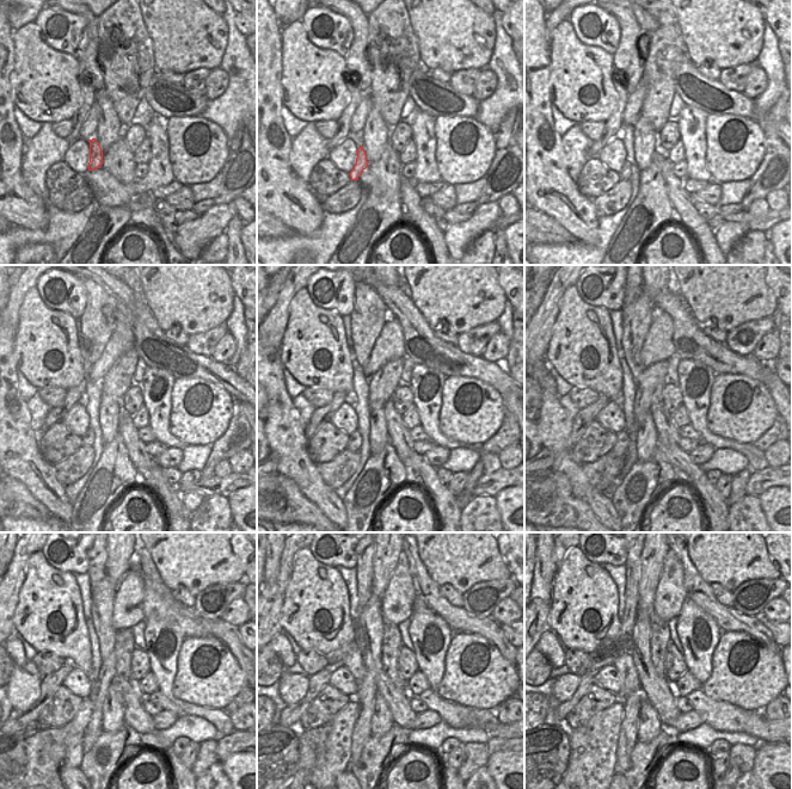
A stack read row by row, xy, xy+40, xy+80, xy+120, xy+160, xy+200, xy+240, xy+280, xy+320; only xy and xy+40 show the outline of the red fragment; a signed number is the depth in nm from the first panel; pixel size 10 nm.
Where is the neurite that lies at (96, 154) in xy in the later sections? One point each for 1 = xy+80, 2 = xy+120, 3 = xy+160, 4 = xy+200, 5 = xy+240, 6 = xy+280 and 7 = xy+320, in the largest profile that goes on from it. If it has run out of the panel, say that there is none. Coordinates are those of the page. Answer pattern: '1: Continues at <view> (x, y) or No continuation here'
1: Continues at xy+80 (625, 172)
2: Continues at xy+120 (87, 439)
3: Continues at xy+160 (355, 439)
4: Continues at xy+200 (622, 439)
5: Continues at xy+240 (75, 728)
6: Continues at xy+280 (332, 740)
7: Continues at xy+320 (591, 762)

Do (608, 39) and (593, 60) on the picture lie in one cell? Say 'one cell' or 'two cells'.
two cells

